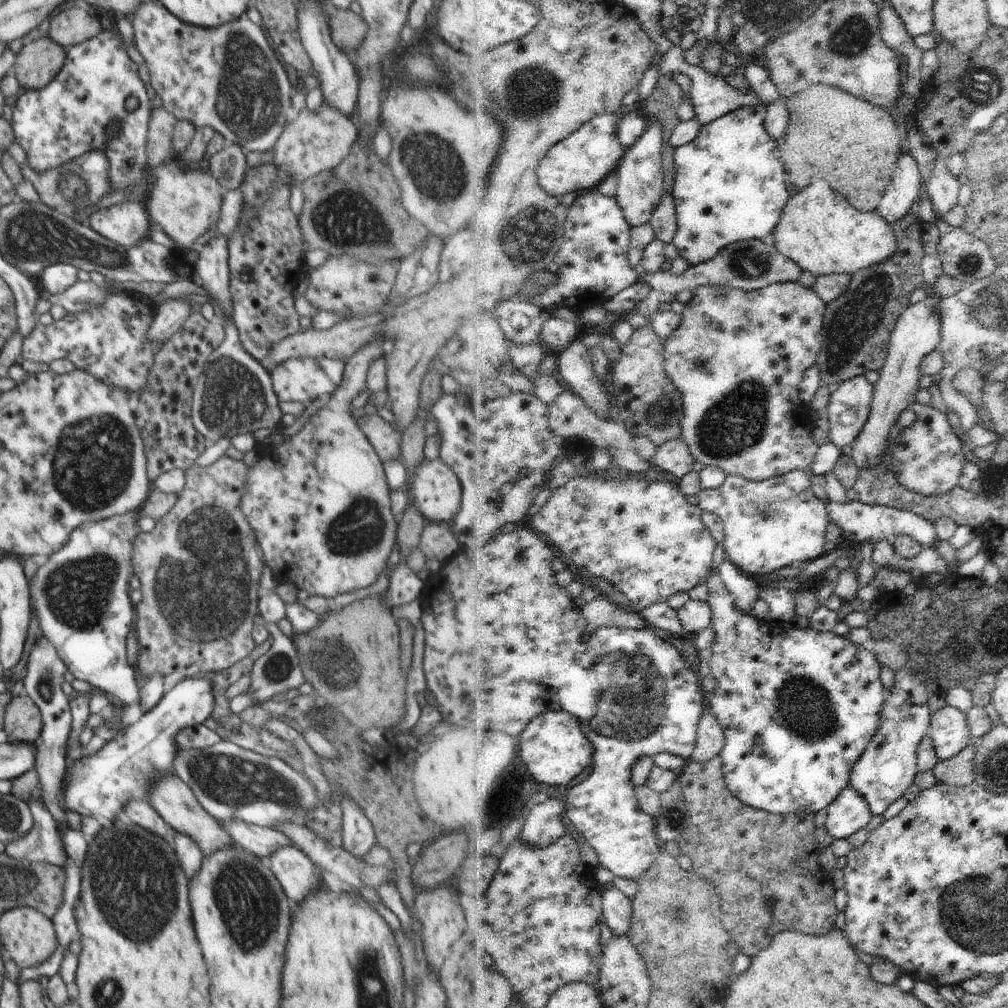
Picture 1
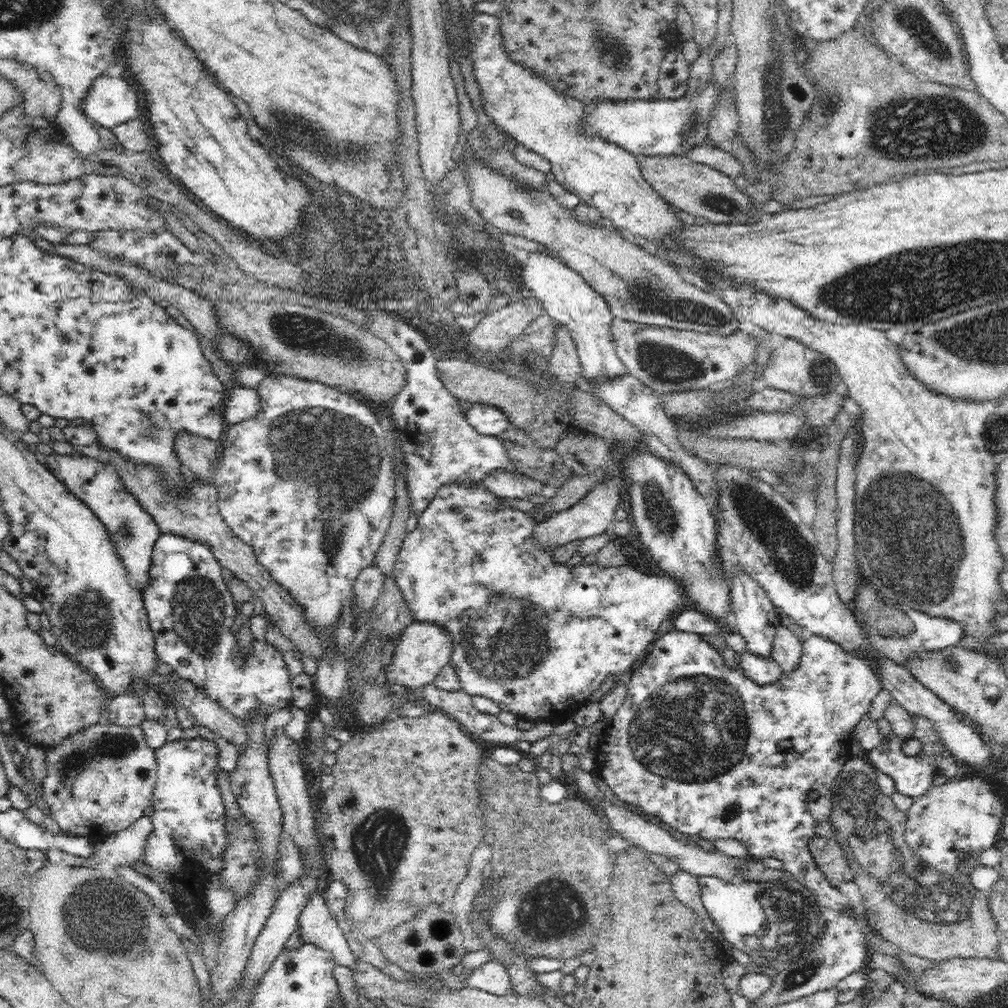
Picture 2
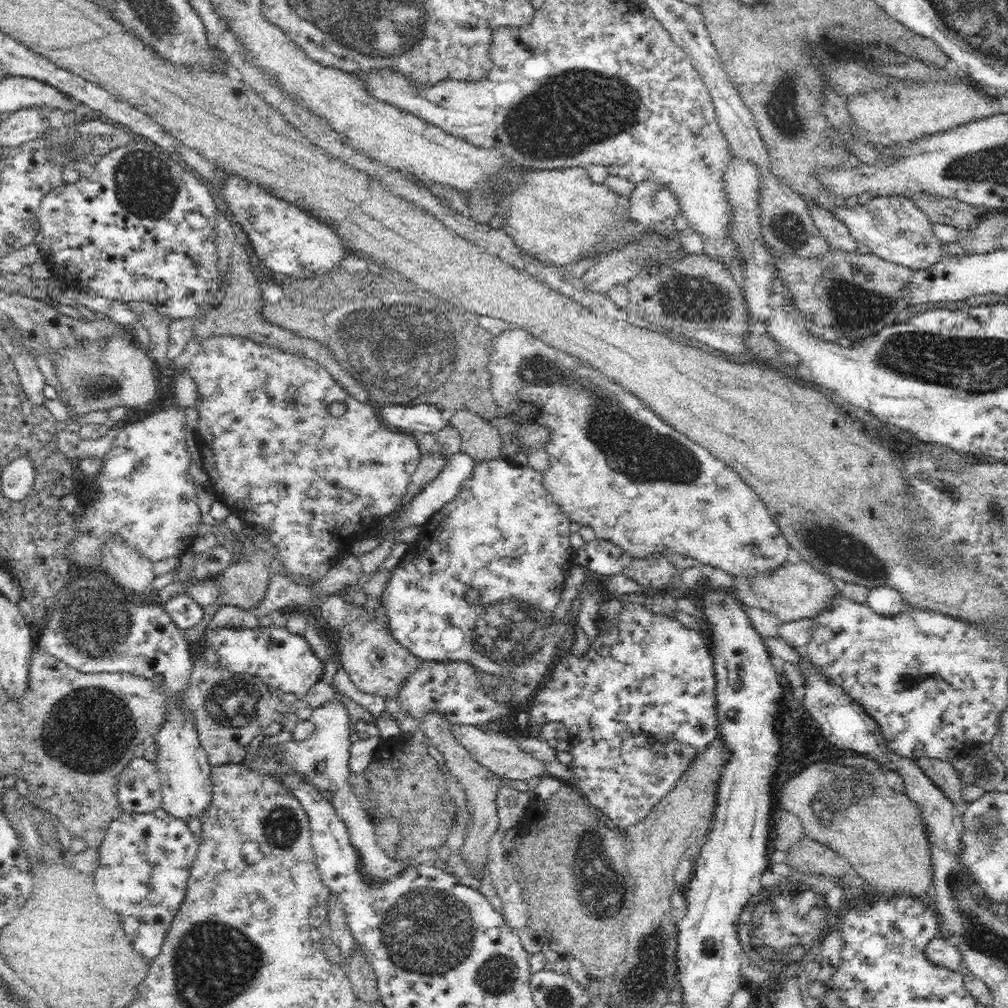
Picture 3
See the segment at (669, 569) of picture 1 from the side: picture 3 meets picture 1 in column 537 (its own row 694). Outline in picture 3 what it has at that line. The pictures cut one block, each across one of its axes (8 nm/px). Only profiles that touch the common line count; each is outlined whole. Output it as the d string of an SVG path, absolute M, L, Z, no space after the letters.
M498 455L494 458L474 460L470 474L464 478L455 497L441 506L441 509L430 517L430 520L419 525L419 533L414 544L406 551L398 566L390 574L380 598L381 604L385 608L387 630L396 642L405 646L420 659L463 658L472 661L486 673L505 676L510 681L512 692L514 692L512 702L515 705L528 701L534 691L542 684L542 681L546 679L553 662L558 657L557 644L563 636L570 633L566 624L562 622L555 624L551 615L561 600L567 571L572 567L572 551L574 550L569 541L571 522L565 518L564 513L553 501L551 495L546 494L546 489L542 488L541 482L532 482L532 480L538 480L536 476L528 476L526 472L520 470L520 496L518 496L518 488L510 488L510 476L514 476L514 482L518 482L518 472L510 474L512 470L516 470L518 465L516 462L510 464L510 460L503 456L498 457Z

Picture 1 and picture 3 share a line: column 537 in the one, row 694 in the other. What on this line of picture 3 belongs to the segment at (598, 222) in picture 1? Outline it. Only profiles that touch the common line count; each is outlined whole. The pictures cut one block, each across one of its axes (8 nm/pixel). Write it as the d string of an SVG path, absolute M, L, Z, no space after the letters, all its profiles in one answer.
M269 625L266 628L237 627L232 630L206 632L207 646L216 648L220 663L232 671L256 673L270 688L291 692L303 700L305 692L324 676L324 661L312 650L308 640L287 629Z

